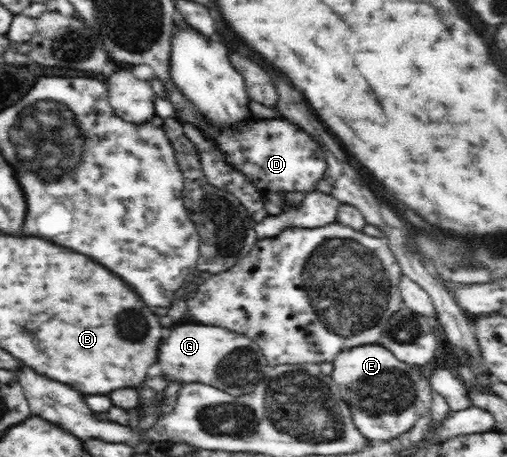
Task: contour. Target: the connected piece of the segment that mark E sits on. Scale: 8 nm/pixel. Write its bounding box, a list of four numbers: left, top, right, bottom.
[331,344,435,441]

